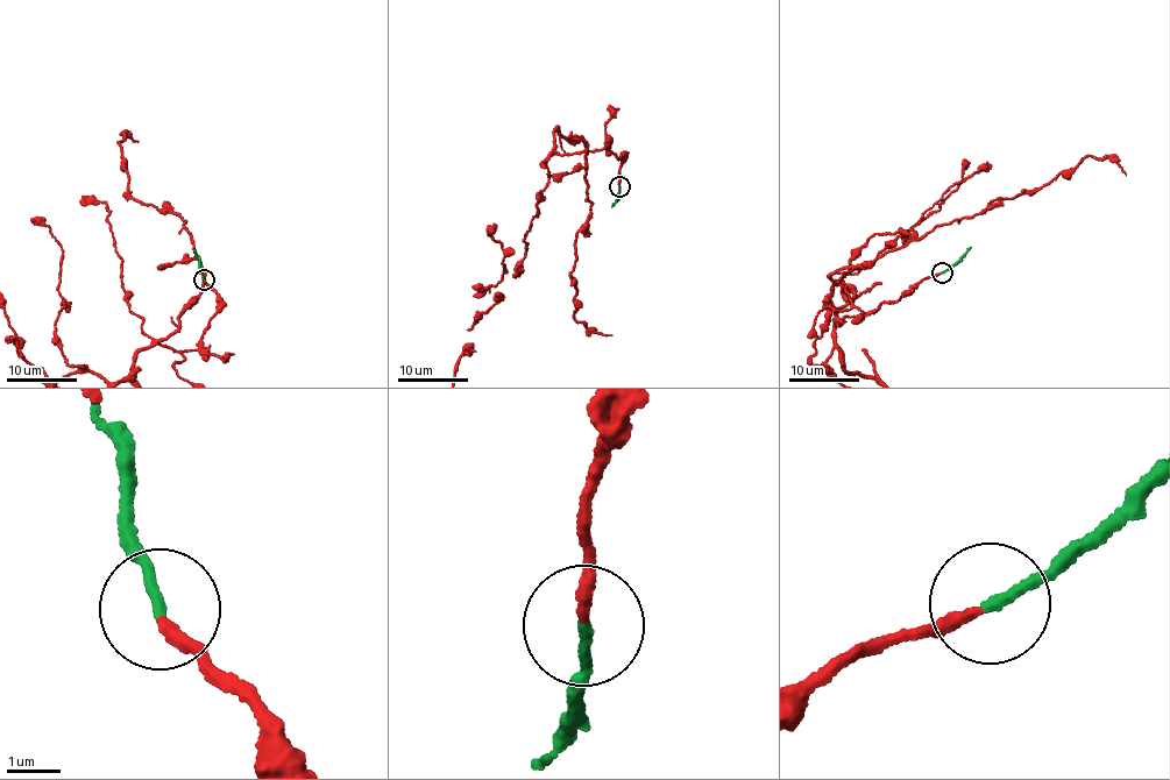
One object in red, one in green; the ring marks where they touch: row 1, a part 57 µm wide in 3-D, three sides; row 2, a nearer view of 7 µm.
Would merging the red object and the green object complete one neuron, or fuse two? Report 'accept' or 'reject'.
accept

